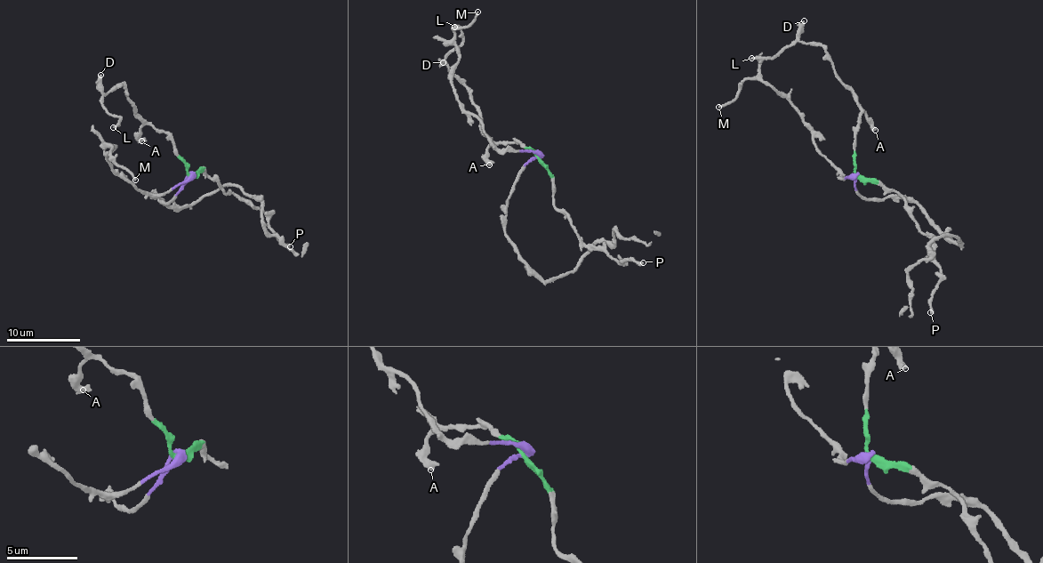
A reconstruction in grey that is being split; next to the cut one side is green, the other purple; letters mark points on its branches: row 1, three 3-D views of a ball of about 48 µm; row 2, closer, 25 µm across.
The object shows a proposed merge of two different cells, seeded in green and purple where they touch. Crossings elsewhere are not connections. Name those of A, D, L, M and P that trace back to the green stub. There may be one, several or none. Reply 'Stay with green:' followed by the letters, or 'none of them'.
Stay with green: A, D, L, P

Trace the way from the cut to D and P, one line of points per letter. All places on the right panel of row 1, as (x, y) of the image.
D: (856, 175), (854, 135), (861, 111), (857, 97), (836, 73), (821, 44), (808, 44), (798, 39), (804, 20)
P: (856, 175), (875, 180), (900, 192), (915, 223), (932, 241), (933, 260), (940, 277), (930, 313)

